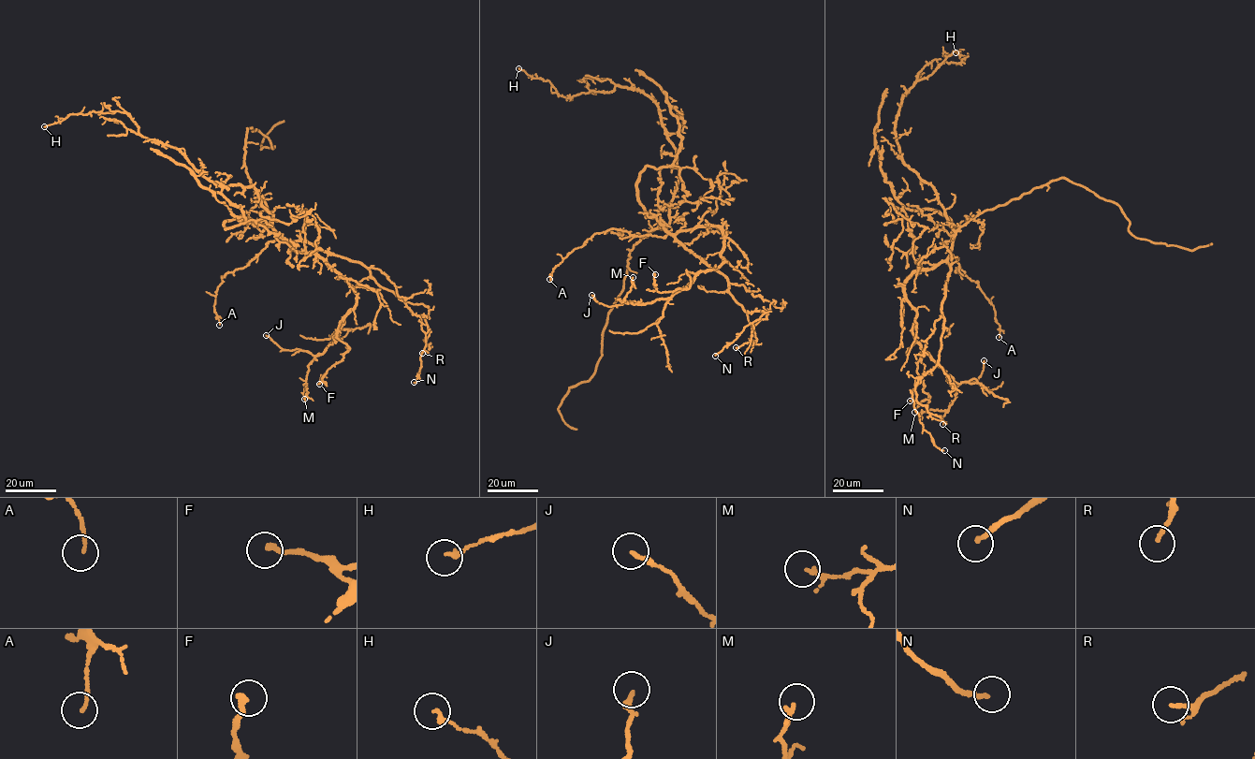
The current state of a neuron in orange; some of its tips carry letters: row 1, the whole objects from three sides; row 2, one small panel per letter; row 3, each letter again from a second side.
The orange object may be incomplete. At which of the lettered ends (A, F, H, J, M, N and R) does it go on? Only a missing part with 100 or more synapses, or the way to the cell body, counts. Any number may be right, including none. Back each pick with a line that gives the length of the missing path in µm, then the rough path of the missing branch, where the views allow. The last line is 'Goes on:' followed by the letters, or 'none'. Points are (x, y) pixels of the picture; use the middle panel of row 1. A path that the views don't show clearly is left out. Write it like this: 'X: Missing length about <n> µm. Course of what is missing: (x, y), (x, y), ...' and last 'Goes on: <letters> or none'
Goes on: none

